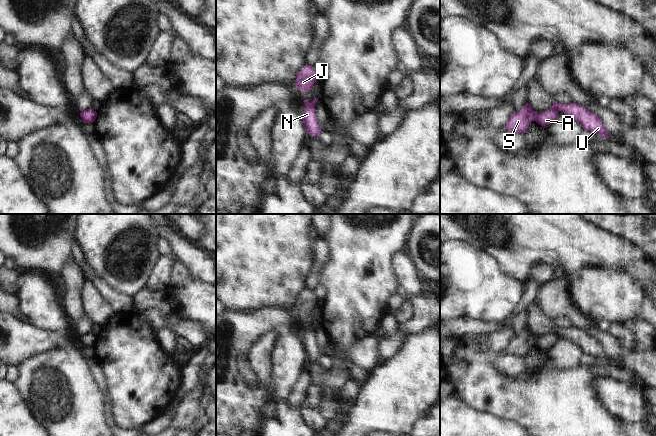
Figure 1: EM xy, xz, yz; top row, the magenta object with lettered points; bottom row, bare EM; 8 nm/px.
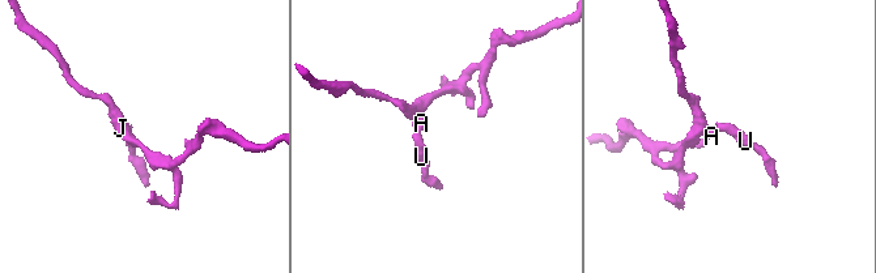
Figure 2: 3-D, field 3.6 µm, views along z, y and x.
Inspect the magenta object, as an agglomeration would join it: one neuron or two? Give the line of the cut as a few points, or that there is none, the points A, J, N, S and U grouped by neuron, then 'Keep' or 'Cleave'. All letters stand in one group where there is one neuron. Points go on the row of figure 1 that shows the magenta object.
Split along yz (551, 108), (558, 111). Groups: A J S / N U. Cleave.

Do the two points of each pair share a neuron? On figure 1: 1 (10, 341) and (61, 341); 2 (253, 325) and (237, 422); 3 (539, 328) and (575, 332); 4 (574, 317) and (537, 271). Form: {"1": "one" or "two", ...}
{"1": "one", "2": "one", "3": "one", "4": "two"}

